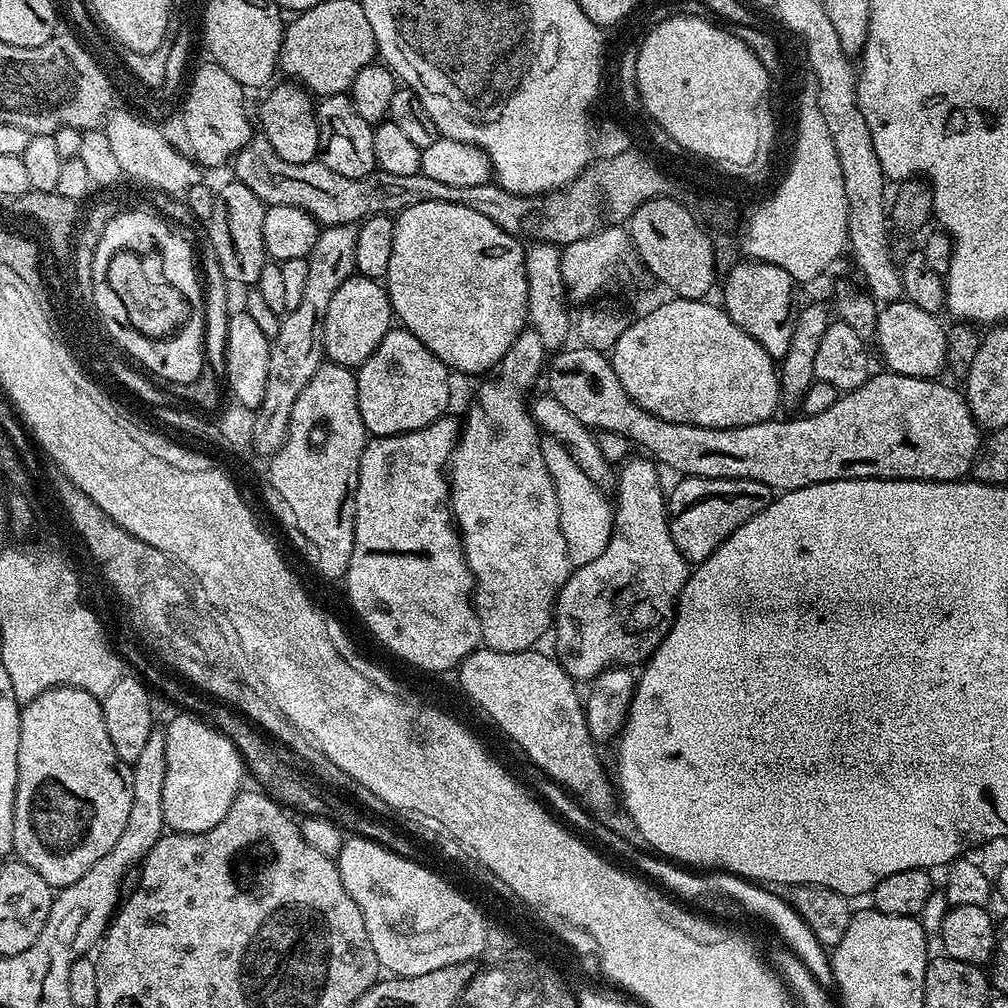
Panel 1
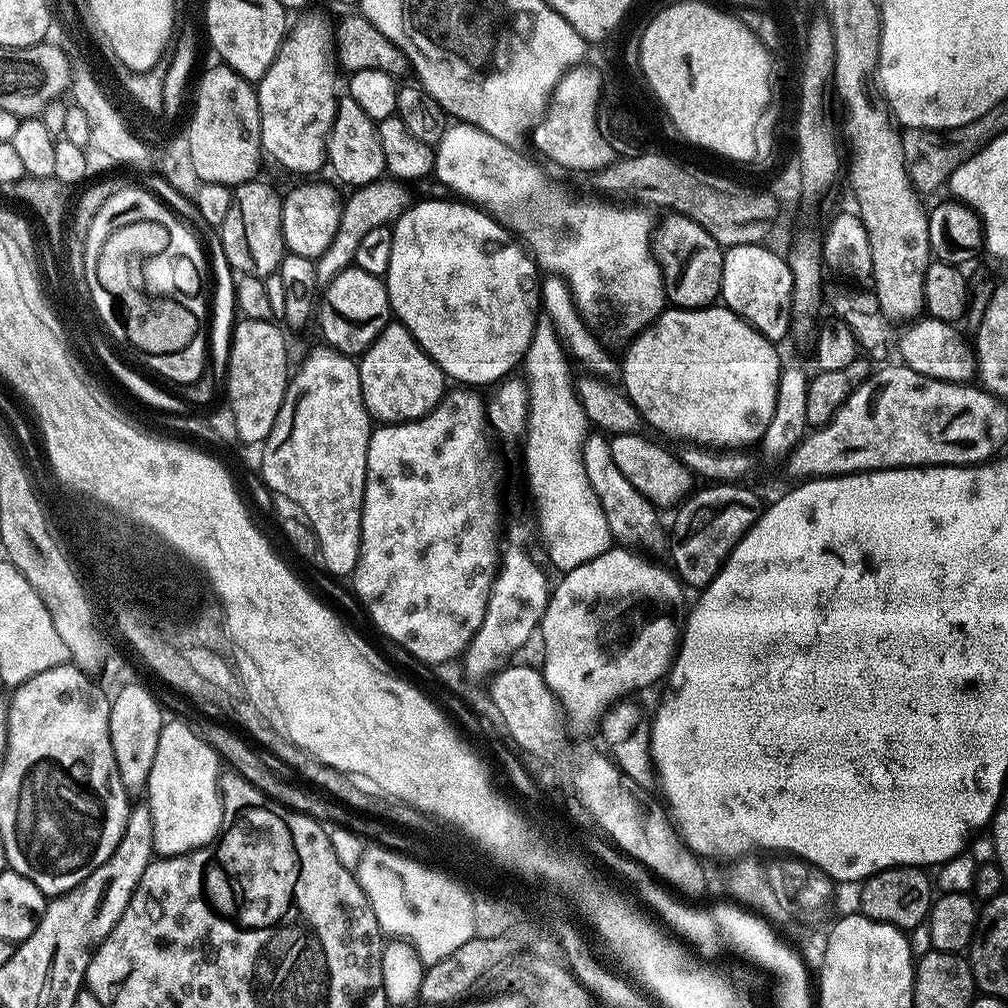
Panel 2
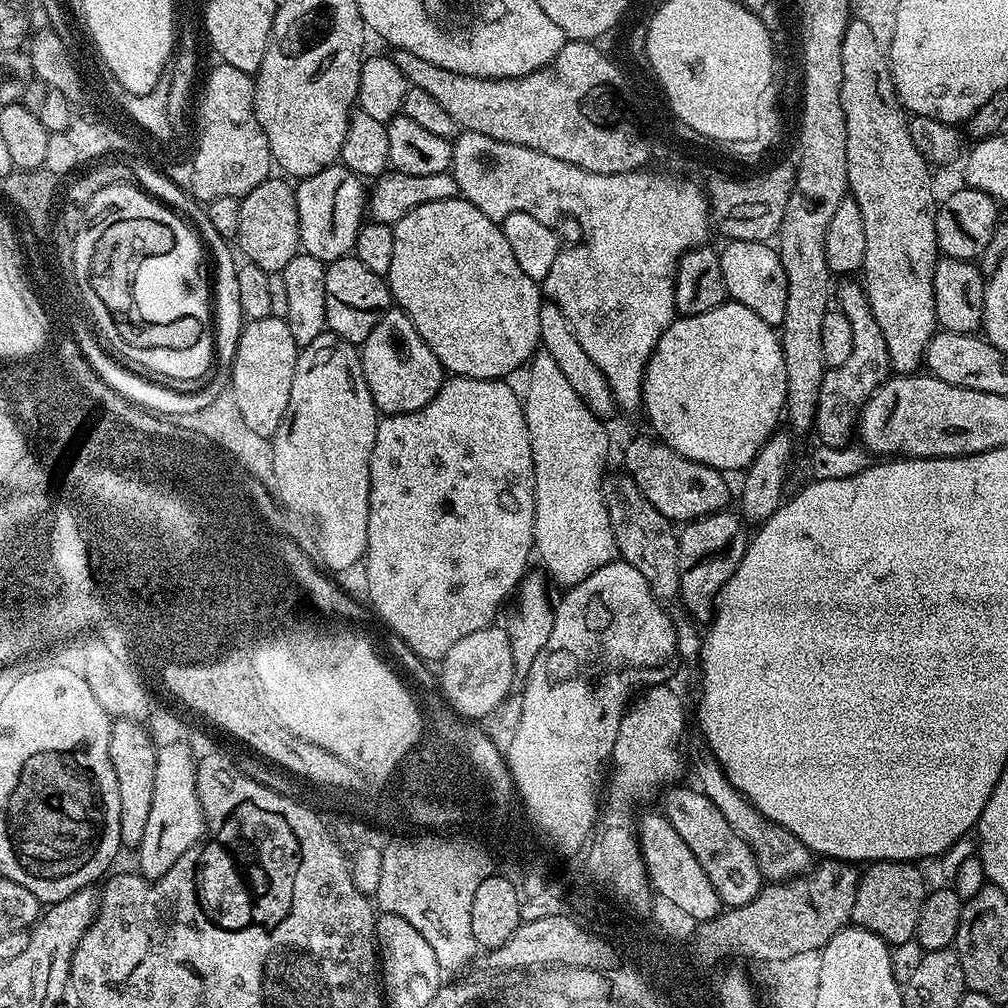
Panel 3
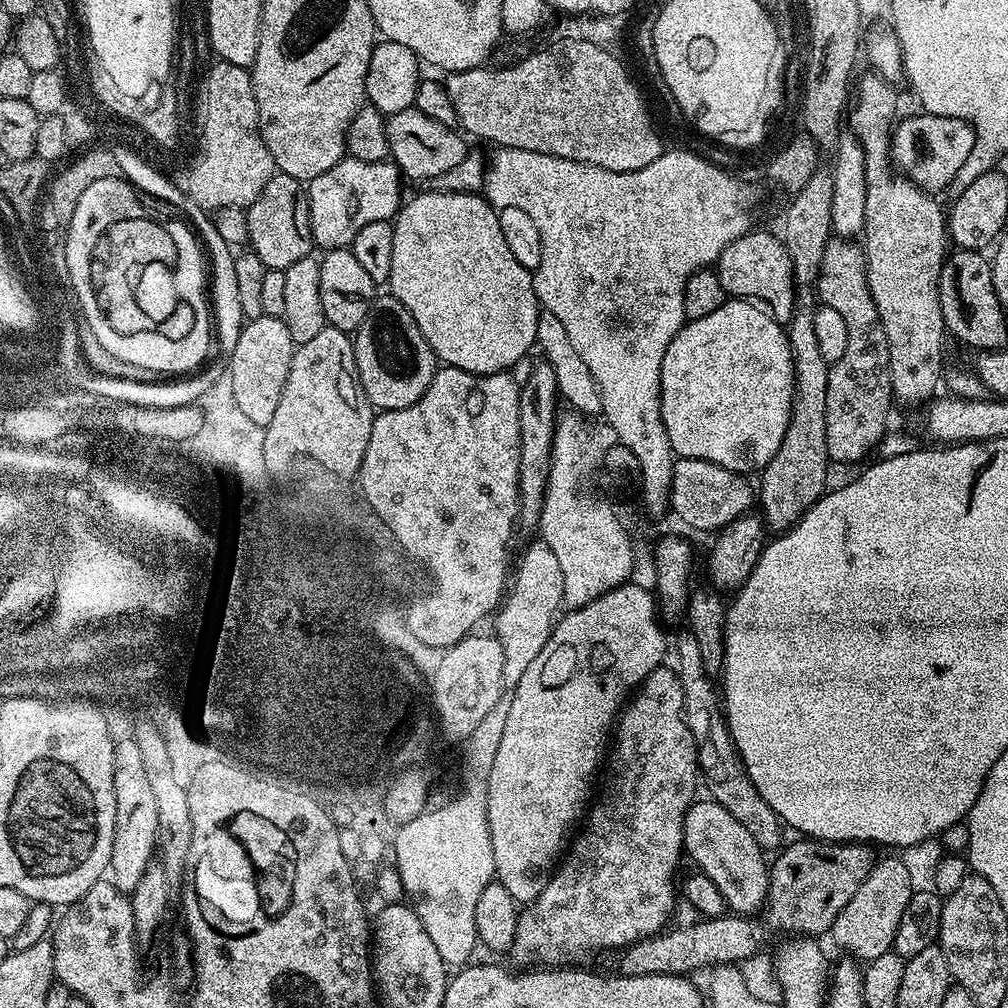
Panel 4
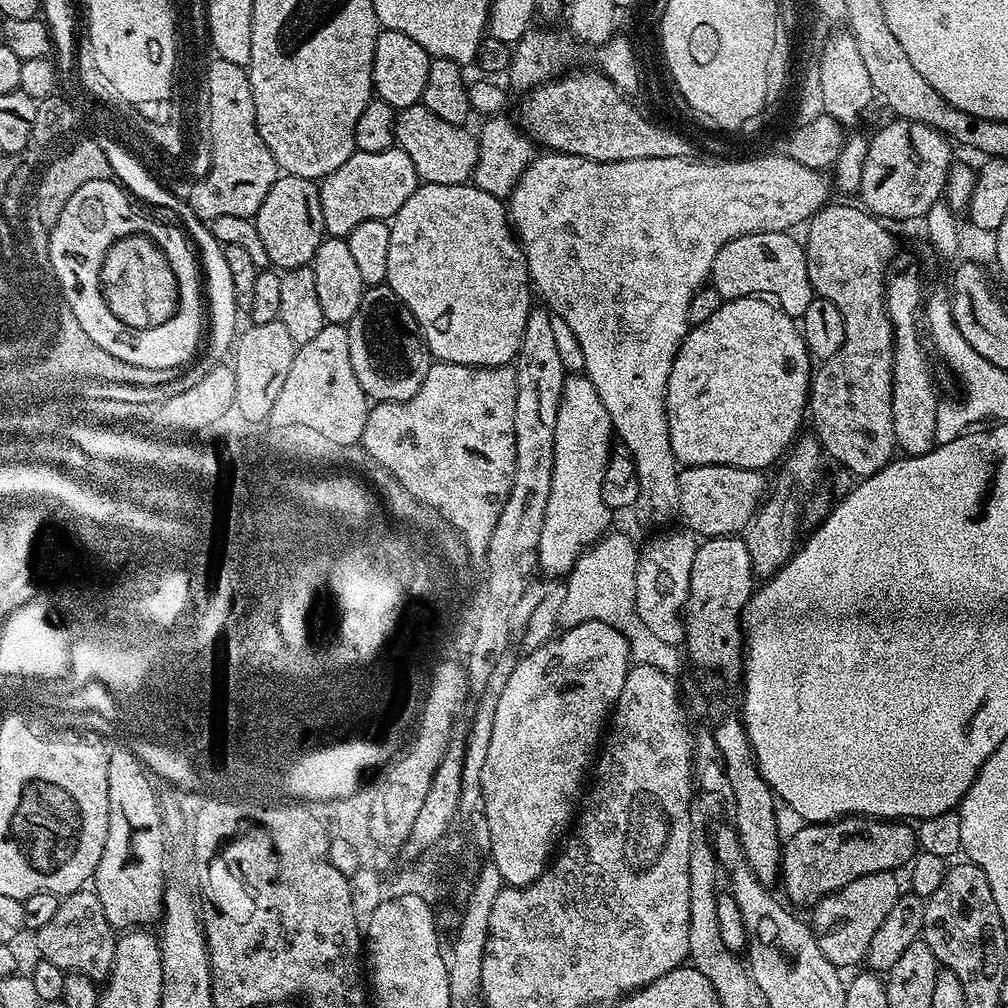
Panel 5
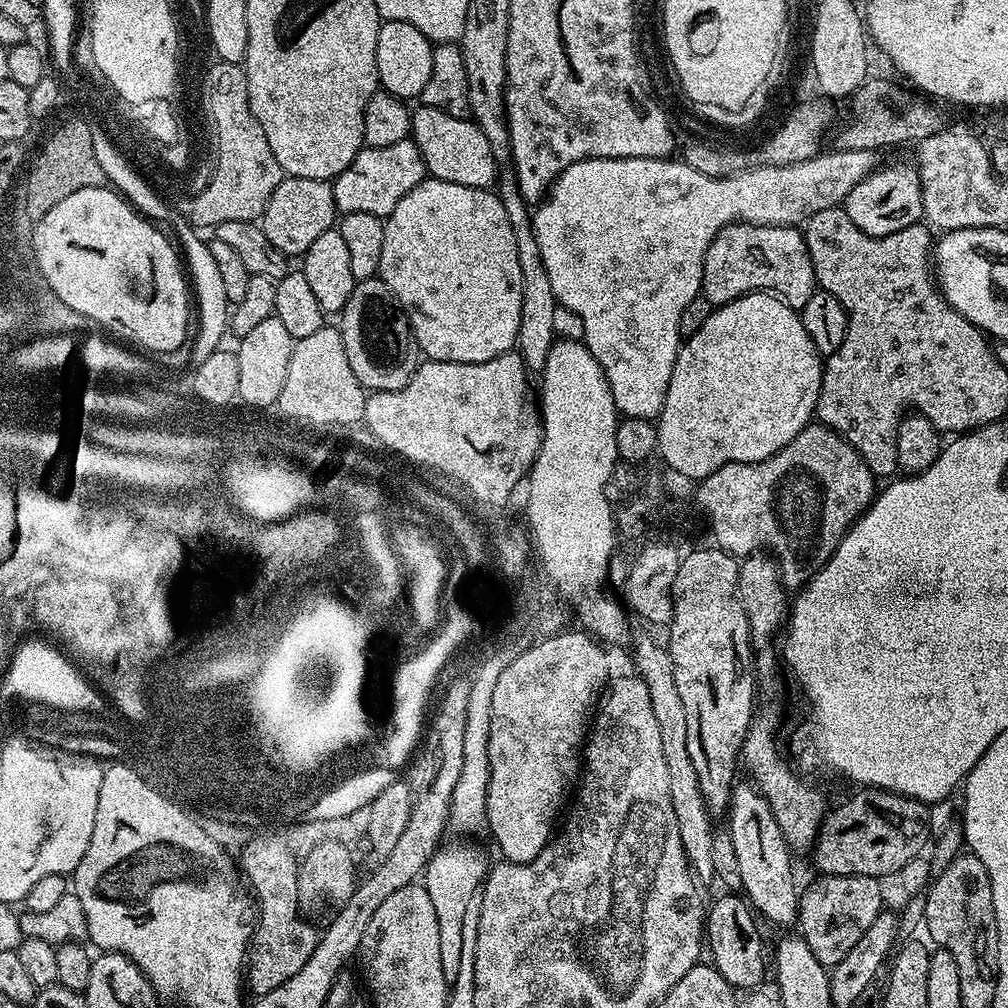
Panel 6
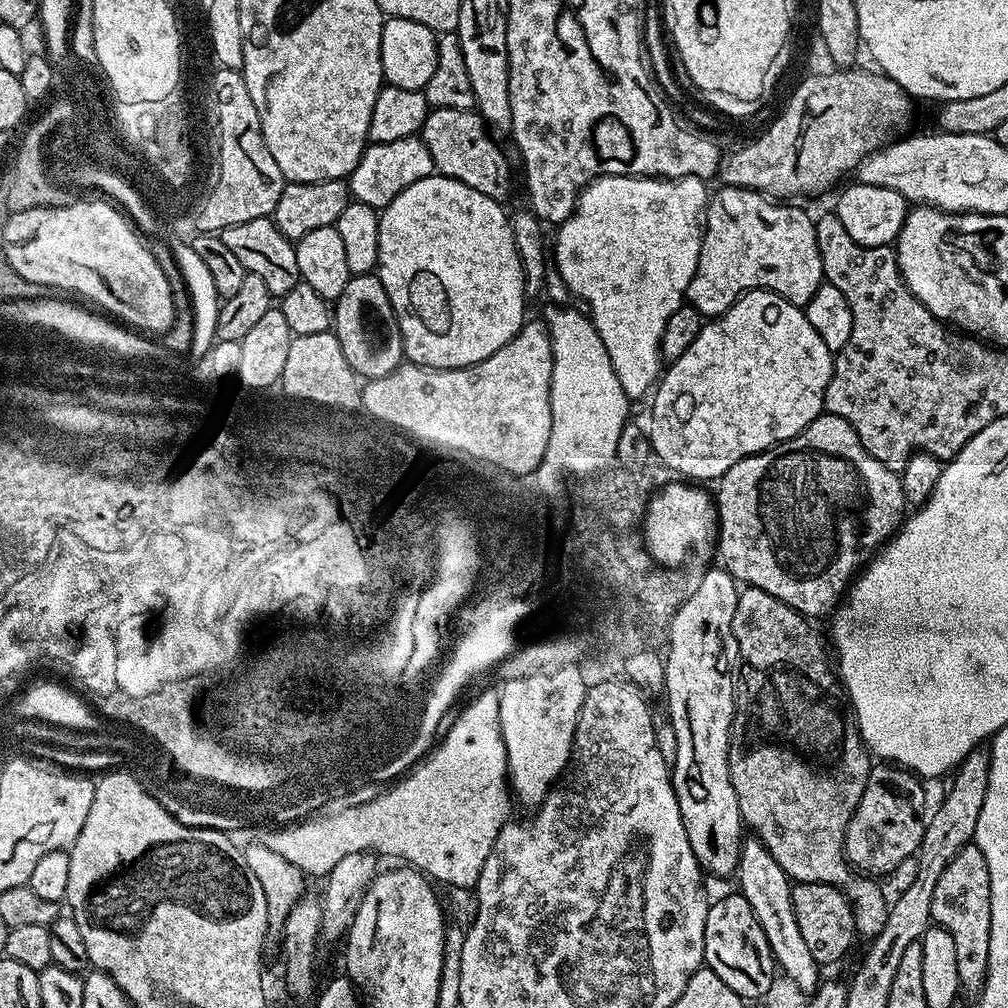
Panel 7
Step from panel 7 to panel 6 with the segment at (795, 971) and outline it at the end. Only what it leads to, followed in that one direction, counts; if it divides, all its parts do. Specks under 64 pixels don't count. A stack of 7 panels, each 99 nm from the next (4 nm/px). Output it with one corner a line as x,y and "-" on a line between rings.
745,782
737,783
732,789
732,802
726,813
728,820
728,836
732,839
732,856
736,859
736,872
740,875
740,884
744,887
743,895
749,905
761,917
765,916
772,924
792,924
798,920
798,887
796,888
796,876
792,873
793,849
788,847
782,830
778,830
778,822
774,822
774,816
766,798
757,790
755,784

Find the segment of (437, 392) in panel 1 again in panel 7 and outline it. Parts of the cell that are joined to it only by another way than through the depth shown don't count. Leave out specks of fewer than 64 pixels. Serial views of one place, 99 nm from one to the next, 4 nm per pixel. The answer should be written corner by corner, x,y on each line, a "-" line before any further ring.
349,276
346,290
334,301
334,331
346,362
365,381
390,374
405,359
402,334
380,277

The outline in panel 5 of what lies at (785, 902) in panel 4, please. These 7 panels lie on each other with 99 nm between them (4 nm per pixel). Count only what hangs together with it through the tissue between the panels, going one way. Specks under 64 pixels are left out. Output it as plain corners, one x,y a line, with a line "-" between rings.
841,816
824,824
805,823
792,837
785,839
780,853
780,879
784,892
796,904
815,906
823,896
836,892
842,886
875,872
895,873
896,868
911,865
918,851
917,829
903,820
877,820
874,816

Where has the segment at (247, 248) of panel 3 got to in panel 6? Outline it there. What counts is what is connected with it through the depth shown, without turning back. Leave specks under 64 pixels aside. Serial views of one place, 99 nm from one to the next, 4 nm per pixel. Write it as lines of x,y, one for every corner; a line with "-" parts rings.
284,176
274,194
270,194
270,202
266,202
266,210
258,223
266,238
270,238
272,245
278,246
284,256
300,258
310,246
314,246
319,236
333,231
337,220
334,190
329,181

